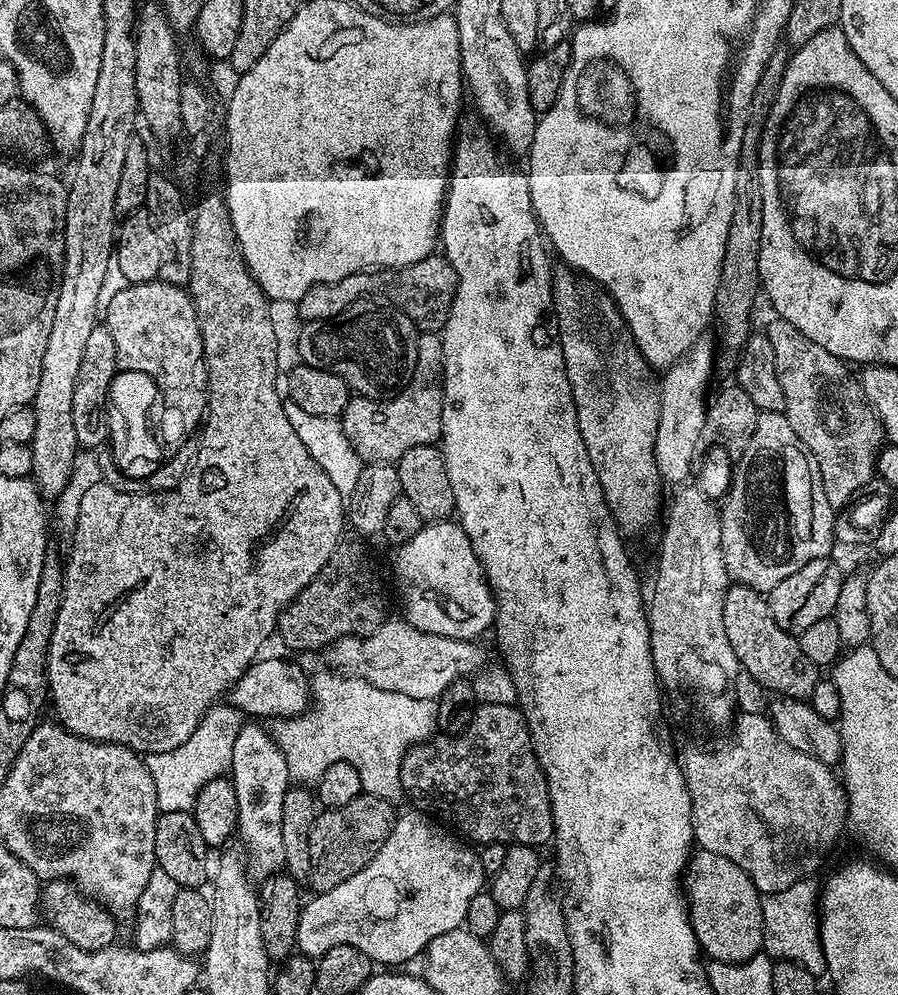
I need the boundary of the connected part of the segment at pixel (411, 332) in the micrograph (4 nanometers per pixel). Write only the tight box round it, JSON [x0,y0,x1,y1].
[296,298,418,400]

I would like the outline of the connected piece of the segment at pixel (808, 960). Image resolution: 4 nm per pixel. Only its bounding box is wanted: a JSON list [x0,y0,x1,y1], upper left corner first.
[762,878,825,974]

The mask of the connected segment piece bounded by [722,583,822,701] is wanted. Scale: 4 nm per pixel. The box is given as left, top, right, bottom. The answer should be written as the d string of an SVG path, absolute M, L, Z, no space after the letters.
M733 583L724 591L722 606L722 626L726 626L726 638L730 638L730 646L734 646L734 654L738 658L741 669L754 678L769 693L776 696L789 696L795 700L807 701L814 694L814 686L822 678L821 669L816 667L806 654L802 654L800 641L793 633L782 630L778 622L774 622L774 614L770 614L767 599L745 584Z

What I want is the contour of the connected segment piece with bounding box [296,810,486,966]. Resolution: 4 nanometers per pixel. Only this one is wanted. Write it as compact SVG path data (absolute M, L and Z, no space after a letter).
M401 811L397 815L390 838L382 842L382 850L378 850L358 874L346 878L346 882L338 882L334 890L315 893L311 897L313 900L301 907L296 948L303 955L319 958L334 946L354 946L377 965L402 966L407 960L417 959L438 934L446 934L464 924L470 898L474 898L486 884L479 851L445 830L423 811L411 811Z

